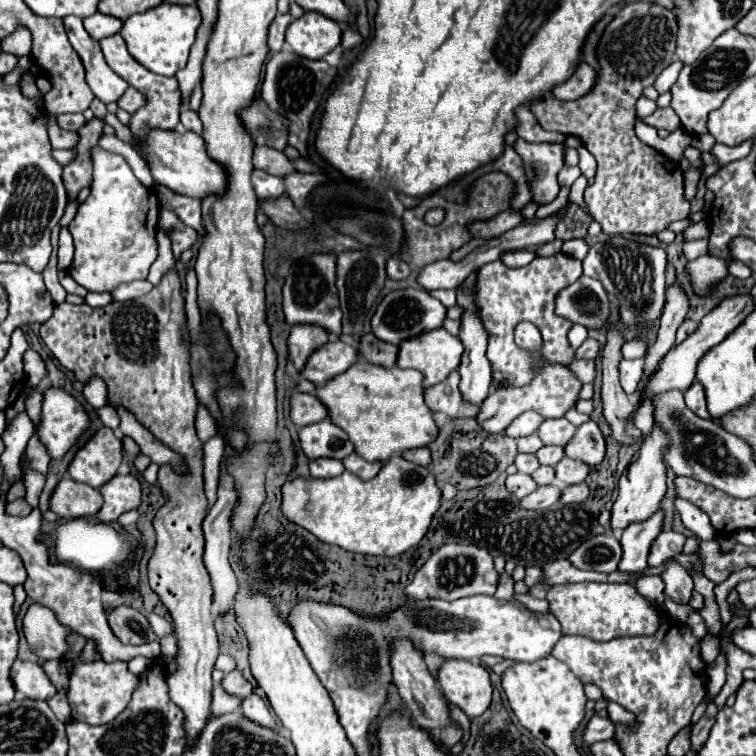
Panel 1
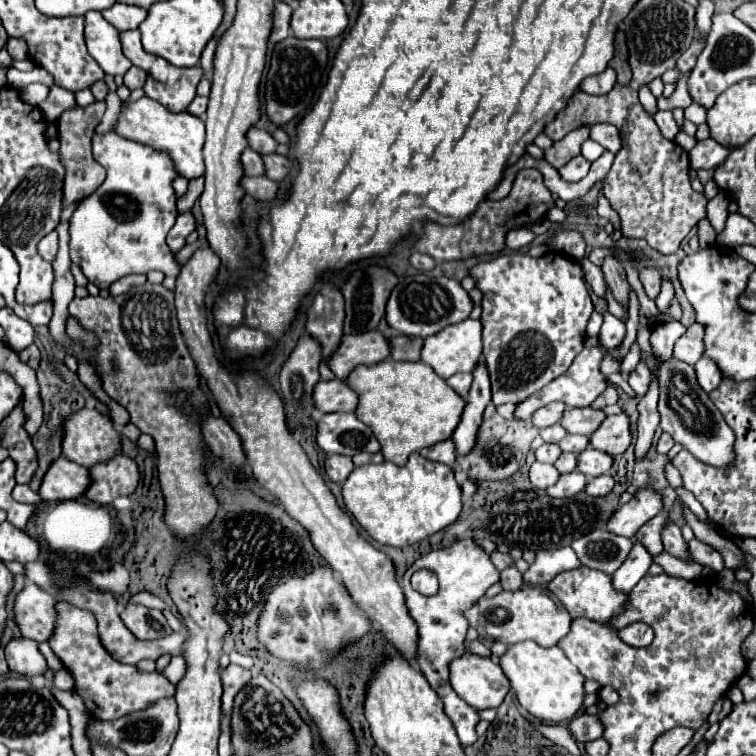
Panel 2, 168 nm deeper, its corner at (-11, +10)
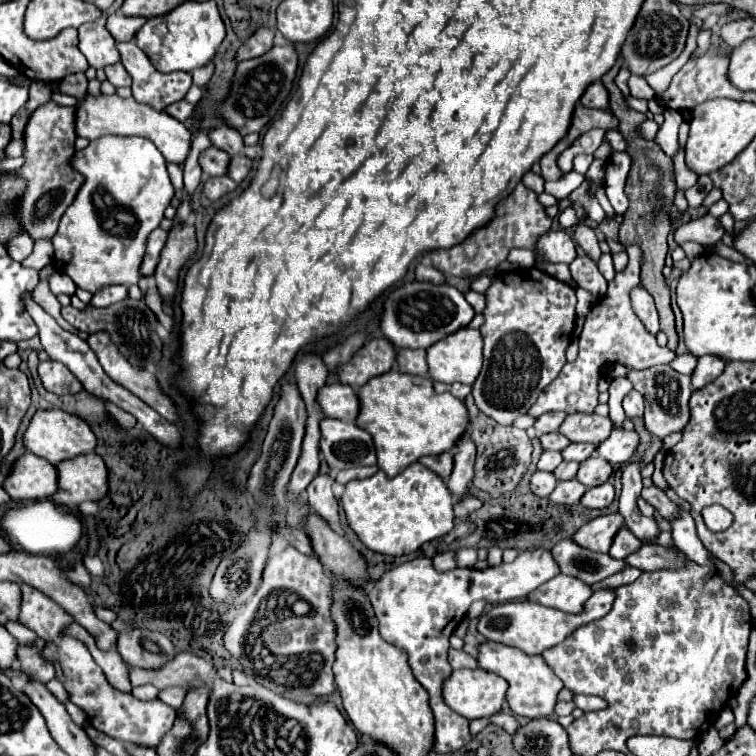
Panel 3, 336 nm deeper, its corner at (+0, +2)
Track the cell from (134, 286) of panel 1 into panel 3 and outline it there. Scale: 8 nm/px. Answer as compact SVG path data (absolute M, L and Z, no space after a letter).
M108 286L108 288L102 288L100 292L96 292L90 300L92 306L96 308L106 308L110 304L116 304L120 300L124 300L128 296L128 288L126 286Z

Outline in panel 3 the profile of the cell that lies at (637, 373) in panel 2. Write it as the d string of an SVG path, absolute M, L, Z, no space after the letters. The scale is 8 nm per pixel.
M632 390L632 392L626 394L622 406L624 406L624 412L626 412L628 418L636 418L636 416L642 416L644 414L644 398L636 390Z

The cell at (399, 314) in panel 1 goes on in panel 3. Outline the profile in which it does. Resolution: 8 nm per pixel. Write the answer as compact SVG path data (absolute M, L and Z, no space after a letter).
M410 282L394 292L390 292L384 314L382 314L382 334L396 348L430 348L438 340L450 336L452 332L466 328L474 318L472 306L466 302L464 294L450 284L434 286L428 282Z

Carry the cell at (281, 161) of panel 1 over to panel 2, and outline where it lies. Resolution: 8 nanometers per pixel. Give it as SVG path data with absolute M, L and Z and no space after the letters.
M251 128L247 134L249 146L259 154L275 154L277 152L277 140L263 128Z

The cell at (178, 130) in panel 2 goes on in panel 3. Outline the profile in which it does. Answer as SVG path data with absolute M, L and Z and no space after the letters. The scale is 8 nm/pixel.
M98 94L86 96L76 104L76 134L88 140L96 140L106 134L116 136L142 136L154 142L154 146L162 152L166 162L182 164L190 152L190 132L182 122L172 120L166 112L156 112L146 104L138 104L134 98L120 98L118 94Z

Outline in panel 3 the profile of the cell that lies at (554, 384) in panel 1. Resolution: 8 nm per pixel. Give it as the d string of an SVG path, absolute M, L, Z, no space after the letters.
M628 246L628 266L622 272L616 272L616 278L608 282L608 290L604 296L598 298L598 302L592 306L592 310L586 316L584 330L580 334L578 342L578 356L574 362L564 364L558 378L544 388L544 392L538 396L536 404L528 410L530 416L542 416L546 412L556 410L594 410L598 406L598 380L602 376L602 370L606 364L624 364L634 370L646 370L658 364L670 364L676 354L668 348L660 348L656 344L656 338L646 332L638 316L632 312L630 306L630 290L638 286L640 282L640 260L642 250L638 246Z

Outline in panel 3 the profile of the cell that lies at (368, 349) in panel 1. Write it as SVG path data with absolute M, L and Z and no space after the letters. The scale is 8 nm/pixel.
M400 350L396 366L400 372L416 374L416 376L428 376L428 364L426 364L426 350Z

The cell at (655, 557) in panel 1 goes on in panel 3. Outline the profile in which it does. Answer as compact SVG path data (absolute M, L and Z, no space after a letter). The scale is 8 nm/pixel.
M620 528L620 532L616 532L616 536L612 540L612 548L608 554L612 558L626 558L628 554L636 552L638 548L640 548L640 540L628 528Z

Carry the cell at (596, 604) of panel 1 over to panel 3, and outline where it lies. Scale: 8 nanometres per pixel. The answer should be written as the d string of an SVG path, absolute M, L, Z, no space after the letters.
M558 574L556 578L540 584L534 592L530 592L528 600L568 614L578 614L590 596L592 590L588 584L576 580L574 576Z

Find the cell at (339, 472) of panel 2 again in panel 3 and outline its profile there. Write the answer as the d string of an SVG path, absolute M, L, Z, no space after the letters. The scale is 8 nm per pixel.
M318 474L312 484L306 490L308 496L308 504L310 508L322 518L326 520L334 530L340 530L340 516L338 516L338 500L334 498L332 492L332 484L334 480L326 474Z

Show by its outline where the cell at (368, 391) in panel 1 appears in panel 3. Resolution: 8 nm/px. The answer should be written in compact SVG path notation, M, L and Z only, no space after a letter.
M390 370L382 376L374 376L360 390L360 414L356 424L374 440L378 466L390 478L414 464L422 456L436 456L448 452L464 436L470 424L468 408L452 394L436 394L430 378L408 376Z

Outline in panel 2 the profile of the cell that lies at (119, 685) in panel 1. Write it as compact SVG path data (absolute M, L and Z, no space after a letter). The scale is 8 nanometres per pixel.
M57 602L57 626L49 644L75 678L75 692L83 698L85 708L93 718L115 720L133 710L147 708L147 704L159 698L175 694L175 686L163 674L143 672L133 664L119 664L111 658L97 636L97 620L87 610Z

